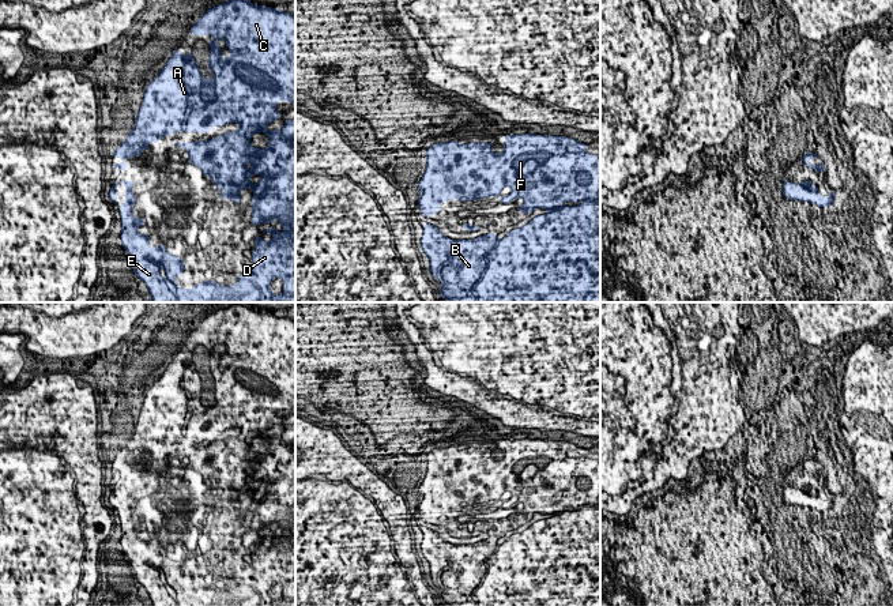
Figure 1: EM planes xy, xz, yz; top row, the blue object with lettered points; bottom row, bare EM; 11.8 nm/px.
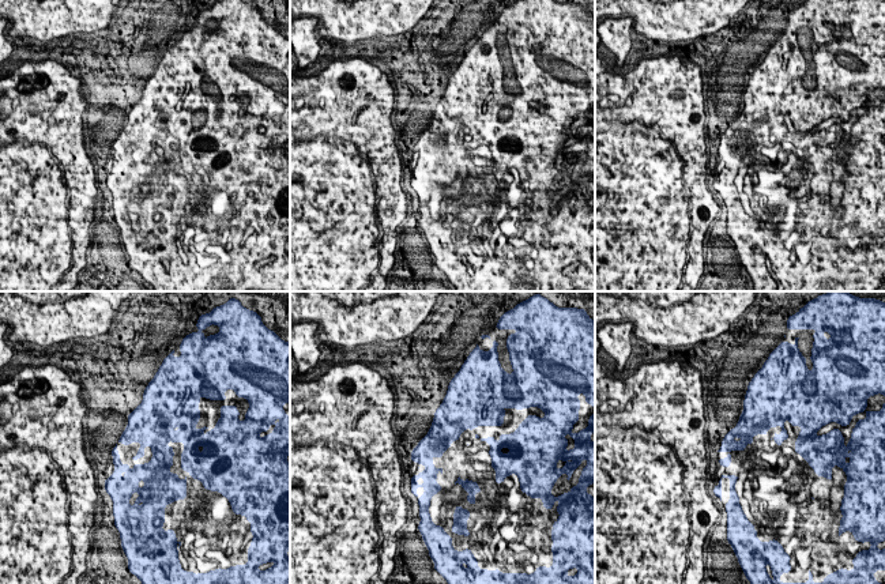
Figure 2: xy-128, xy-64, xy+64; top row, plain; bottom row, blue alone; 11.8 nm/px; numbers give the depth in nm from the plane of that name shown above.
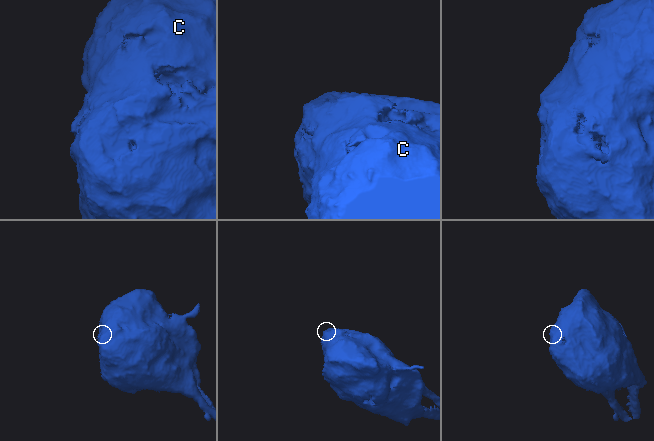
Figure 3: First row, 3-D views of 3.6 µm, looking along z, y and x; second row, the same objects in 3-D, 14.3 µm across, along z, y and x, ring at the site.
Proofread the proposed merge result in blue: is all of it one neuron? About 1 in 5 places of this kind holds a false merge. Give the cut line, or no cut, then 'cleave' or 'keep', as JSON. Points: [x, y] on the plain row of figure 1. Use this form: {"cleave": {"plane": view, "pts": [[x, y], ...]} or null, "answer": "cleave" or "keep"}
{"cleave": null, "answer": "keep"}

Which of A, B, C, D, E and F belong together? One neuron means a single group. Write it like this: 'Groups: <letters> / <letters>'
Groups: A B C D E F

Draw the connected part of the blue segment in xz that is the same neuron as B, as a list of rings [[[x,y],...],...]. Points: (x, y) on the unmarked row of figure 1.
[[[520,438],[520,440],[504,440],[504,456],[496,459],[493,456],[491,448],[466,448],[459,451],[457,445],[451,445],[446,448],[433,448],[426,455],[427,470],[426,475],[417,489],[417,493],[421,496],[421,503],[417,505],[418,512],[423,522],[430,523],[432,519],[440,517],[440,509],[442,507],[449,507],[451,504],[467,507],[485,504],[491,500],[496,503],[501,498],[505,492],[510,492],[512,497],[506,501],[500,503],[498,505],[504,509],[512,508],[513,504],[521,501],[524,508],[519,512],[519,517],[525,517],[531,520],[535,513],[545,513],[549,517],[538,520],[531,524],[523,532],[516,532],[510,535],[502,545],[497,543],[496,538],[487,538],[472,545],[452,545],[445,542],[438,532],[426,528],[422,530],[423,539],[421,543],[422,557],[430,565],[430,577],[434,584],[441,586],[440,602],[449,606],[600,606],[600,460],[588,459],[587,449],[574,445],[573,443],[566,441],[553,441],[553,440],[532,440],[532,438]]]

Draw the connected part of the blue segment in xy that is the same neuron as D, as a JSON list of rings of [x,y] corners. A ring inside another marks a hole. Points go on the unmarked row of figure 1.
[[[244,302],[230,304],[223,309],[208,315],[200,324],[189,334],[189,339],[195,340],[212,340],[210,345],[210,366],[208,372],[212,384],[206,384],[200,379],[200,373],[193,362],[193,354],[189,360],[181,360],[180,353],[167,365],[161,379],[154,383],[154,385],[147,391],[144,396],[144,403],[139,418],[136,419],[135,433],[127,440],[127,444],[120,452],[116,452],[116,458],[112,456],[113,463],[121,463],[118,470],[112,470],[110,473],[118,473],[120,479],[127,475],[127,464],[132,462],[140,462],[143,455],[148,455],[148,448],[158,447],[163,441],[169,441],[174,437],[204,437],[210,438],[210,434],[215,430],[219,433],[229,428],[238,428],[240,433],[234,437],[227,437],[226,440],[218,440],[211,445],[199,447],[185,447],[181,449],[176,445],[176,452],[184,452],[189,459],[189,468],[200,473],[203,481],[210,481],[211,486],[221,496],[222,504],[231,504],[234,509],[240,509],[240,496],[242,493],[250,493],[253,497],[253,505],[249,509],[253,513],[252,530],[261,530],[263,527],[271,528],[271,524],[276,524],[283,537],[276,537],[275,531],[270,535],[261,535],[263,539],[270,537],[272,545],[265,547],[260,541],[255,542],[256,553],[252,558],[252,575],[249,577],[238,579],[238,588],[222,591],[212,586],[204,584],[201,590],[196,590],[192,594],[181,594],[176,588],[176,583],[181,580],[185,575],[185,567],[166,556],[166,550],[155,550],[154,554],[150,553],[150,541],[140,539],[137,537],[139,531],[144,531],[143,523],[135,523],[132,520],[132,513],[136,508],[135,498],[131,496],[135,492],[135,486],[118,486],[116,485],[110,493],[109,503],[117,509],[117,490],[125,490],[125,507],[121,508],[118,513],[121,522],[121,546],[123,553],[129,558],[129,565],[133,572],[135,581],[143,586],[150,596],[151,606],[295,606],[295,424],[283,425],[285,432],[278,436],[267,436],[267,430],[276,424],[282,424],[275,411],[278,406],[286,406],[290,410],[295,407],[295,321],[290,317],[282,317],[280,315],[256,310]],[[219,345],[226,347],[227,354],[231,361],[226,365],[222,364],[222,353],[215,347]],[[256,437],[263,437],[270,443],[268,452],[261,455],[249,449],[252,440]],[[271,584],[283,584],[283,596],[280,599],[274,599],[271,596]]]

